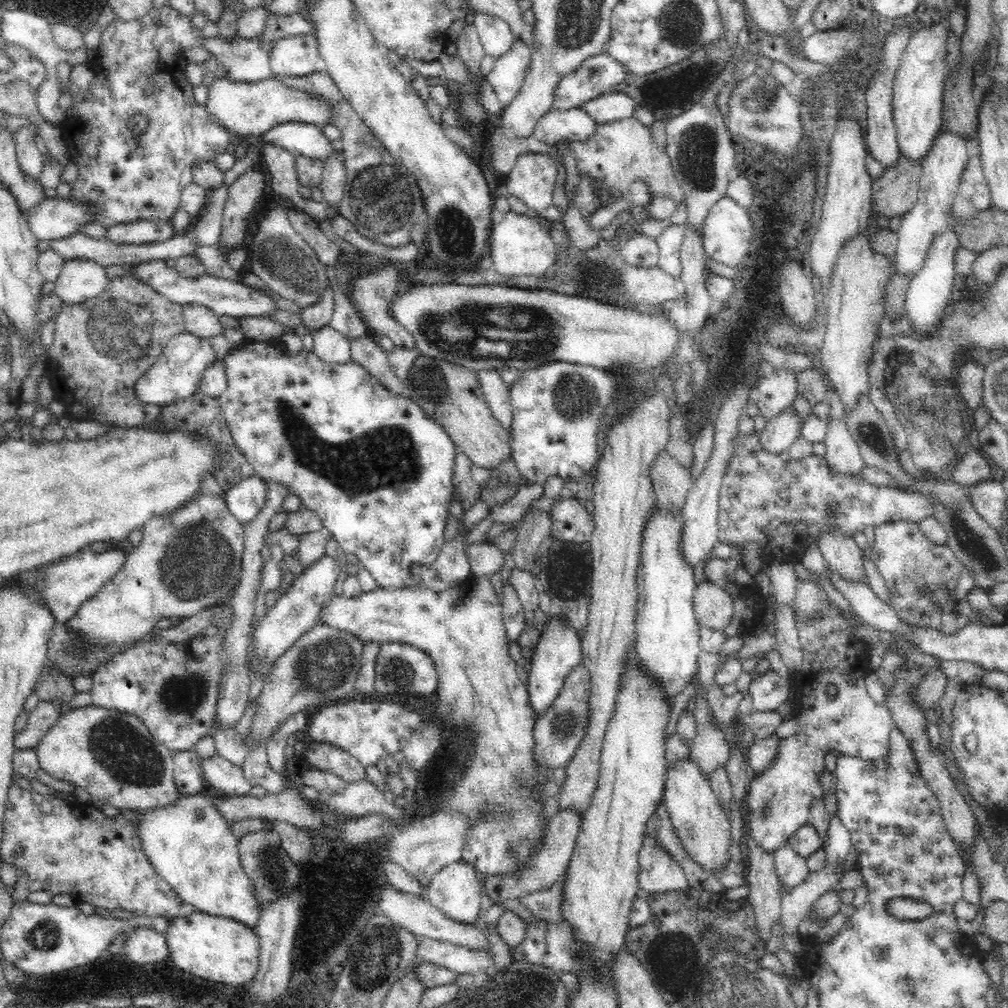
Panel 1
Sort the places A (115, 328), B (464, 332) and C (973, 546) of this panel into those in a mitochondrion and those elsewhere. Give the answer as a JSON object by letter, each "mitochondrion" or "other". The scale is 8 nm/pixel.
{"A":"mitochondrion","B":"mitochondrion","C":"mitochondrion"}

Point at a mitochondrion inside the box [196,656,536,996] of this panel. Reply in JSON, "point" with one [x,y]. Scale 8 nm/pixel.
{"point":[367,975]}

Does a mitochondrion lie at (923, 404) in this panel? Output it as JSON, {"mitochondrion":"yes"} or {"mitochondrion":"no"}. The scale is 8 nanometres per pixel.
{"mitochondrion":"yes"}

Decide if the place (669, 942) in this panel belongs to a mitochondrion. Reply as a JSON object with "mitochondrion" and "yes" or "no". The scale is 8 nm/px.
{"mitochondrion":"yes"}

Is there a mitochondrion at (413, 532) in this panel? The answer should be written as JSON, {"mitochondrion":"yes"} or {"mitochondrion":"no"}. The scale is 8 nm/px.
{"mitochondrion":"no"}

